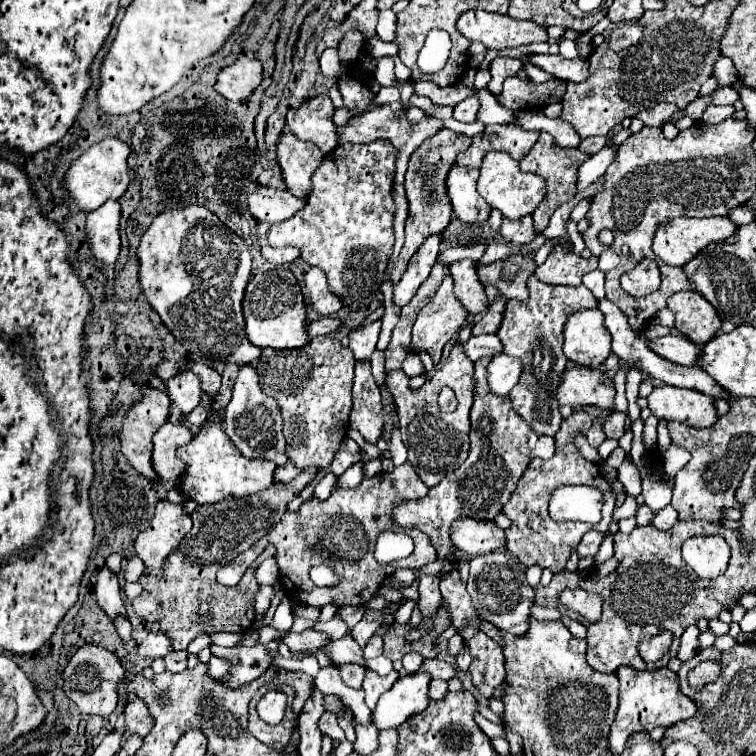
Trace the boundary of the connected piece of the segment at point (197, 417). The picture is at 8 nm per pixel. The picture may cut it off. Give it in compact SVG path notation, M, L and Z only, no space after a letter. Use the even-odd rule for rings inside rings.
M202 396L202 402L190 414L186 414L184 420L192 428L200 428L204 424L204 420L208 418L208 412L210 412L210 400L208 400L208 396Z

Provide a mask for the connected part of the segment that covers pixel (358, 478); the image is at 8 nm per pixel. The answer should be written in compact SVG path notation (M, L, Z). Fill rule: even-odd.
M364 460L352 464L342 476L338 476L336 486L358 486L364 480Z

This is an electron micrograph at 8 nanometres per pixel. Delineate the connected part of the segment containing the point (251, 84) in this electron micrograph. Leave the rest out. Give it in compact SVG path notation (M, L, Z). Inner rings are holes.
M238 54L232 66L226 66L218 72L214 90L232 102L246 100L254 88L262 82L262 64L258 58L248 58Z

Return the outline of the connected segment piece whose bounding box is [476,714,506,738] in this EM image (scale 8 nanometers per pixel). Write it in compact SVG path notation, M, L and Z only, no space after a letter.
M476 714L476 722L484 730L484 734L490 736L490 738L504 738L506 736L506 728L502 724L494 724L494 722L486 720L486 718L482 718L480 714Z

